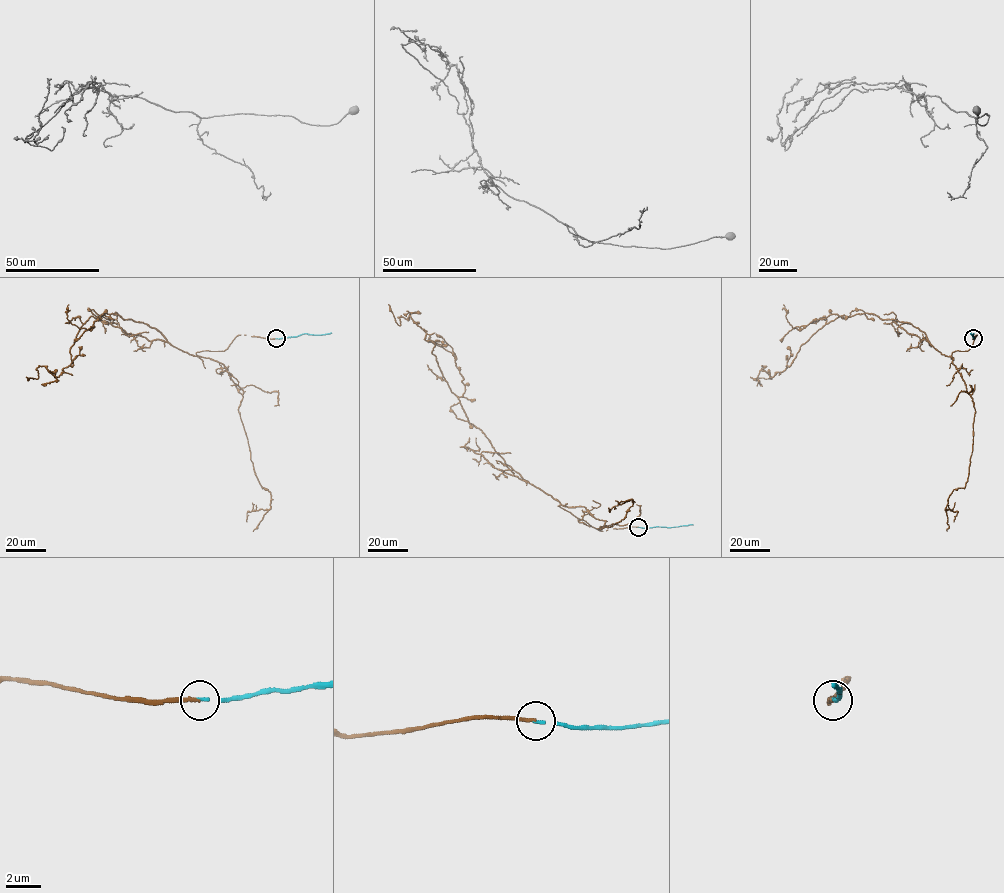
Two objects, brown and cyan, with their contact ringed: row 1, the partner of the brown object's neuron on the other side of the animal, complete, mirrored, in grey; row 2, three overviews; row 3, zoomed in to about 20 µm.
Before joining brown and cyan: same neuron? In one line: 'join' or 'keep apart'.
join

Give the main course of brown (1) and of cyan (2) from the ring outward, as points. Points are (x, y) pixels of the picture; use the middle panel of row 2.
1: (638, 527), (600, 531), (525, 481), (470, 423), (426, 332), (410, 315), (398, 317), (399, 325), (388, 304)
2: (638, 527), (693, 525)

